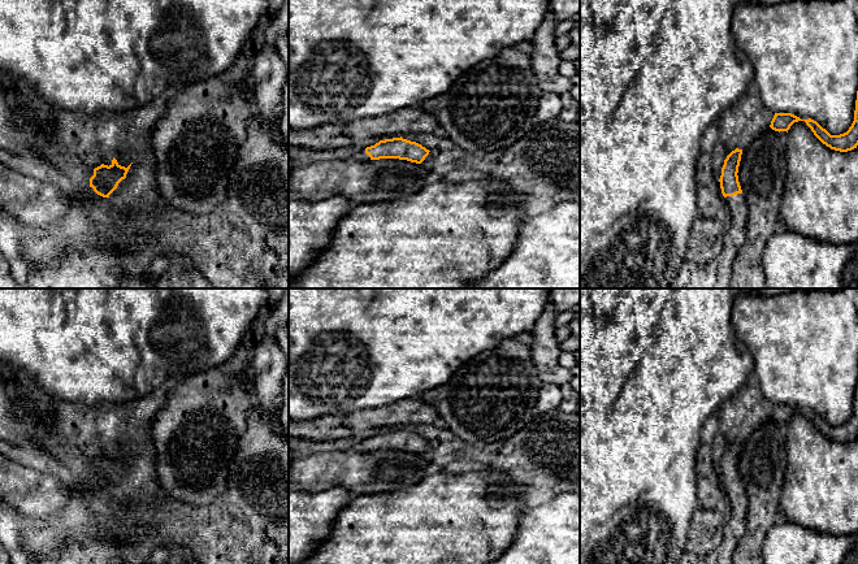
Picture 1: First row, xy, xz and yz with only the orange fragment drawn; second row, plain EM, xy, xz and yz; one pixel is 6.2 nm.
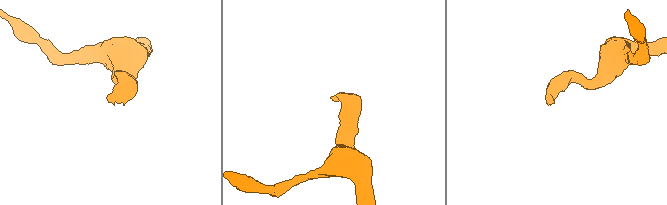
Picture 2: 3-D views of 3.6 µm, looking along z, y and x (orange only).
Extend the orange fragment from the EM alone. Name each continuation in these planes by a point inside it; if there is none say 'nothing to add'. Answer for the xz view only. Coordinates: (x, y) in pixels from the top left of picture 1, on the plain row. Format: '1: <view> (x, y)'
1: xz (360, 447)

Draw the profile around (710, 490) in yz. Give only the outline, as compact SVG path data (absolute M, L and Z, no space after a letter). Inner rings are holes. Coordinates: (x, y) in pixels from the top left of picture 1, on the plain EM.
M699 444L696 455L694 474L699 506L706 509L719 508L724 498L724 487L719 470L714 468L712 447Z

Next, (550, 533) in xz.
M564 491L546 504L525 509L515 542L490 564L580 564L580 493Z

